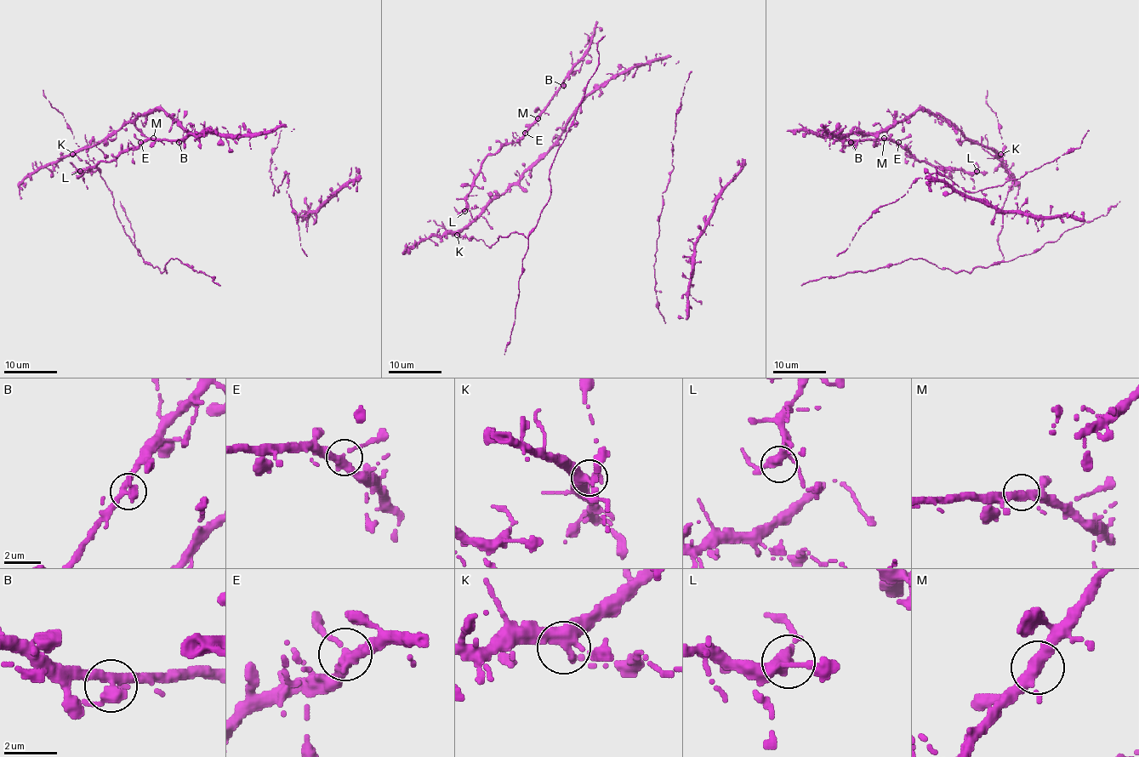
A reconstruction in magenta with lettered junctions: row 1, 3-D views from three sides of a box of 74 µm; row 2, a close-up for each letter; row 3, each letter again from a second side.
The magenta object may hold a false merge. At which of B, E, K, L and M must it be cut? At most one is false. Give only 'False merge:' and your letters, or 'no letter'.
False merge: no letter

